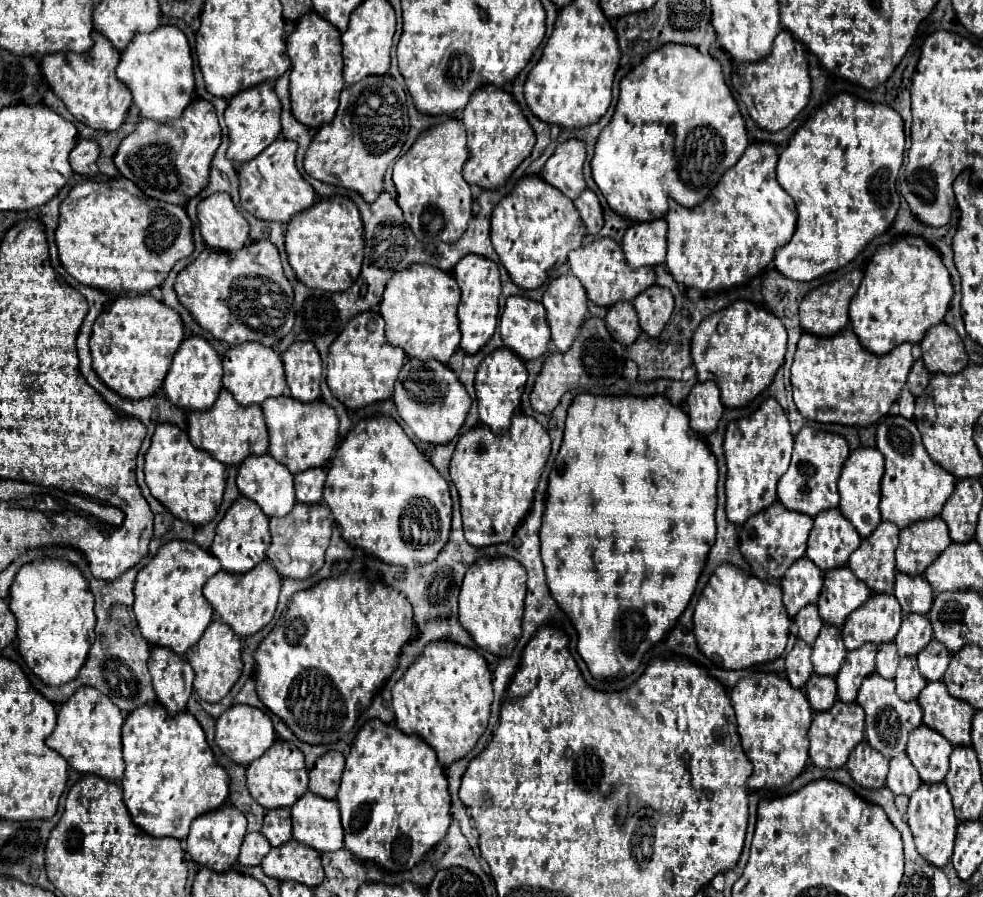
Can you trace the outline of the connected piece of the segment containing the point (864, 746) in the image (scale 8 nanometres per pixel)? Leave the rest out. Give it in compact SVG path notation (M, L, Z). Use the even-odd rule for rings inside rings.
M866 740L860 742L846 764L848 772L852 774L854 782L860 784L862 788L876 790L886 784L886 774L888 774L888 758L876 752Z

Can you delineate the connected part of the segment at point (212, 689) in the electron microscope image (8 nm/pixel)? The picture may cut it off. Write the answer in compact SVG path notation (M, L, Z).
M214 620L206 628L200 642L186 652L186 658L196 672L194 690L206 702L220 702L230 692L230 688L236 684L236 680L242 674L242 642L232 632L232 628L228 628L228 624L224 624L220 620Z

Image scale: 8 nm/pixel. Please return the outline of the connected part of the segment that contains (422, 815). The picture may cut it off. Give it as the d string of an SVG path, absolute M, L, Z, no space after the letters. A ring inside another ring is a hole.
M380 720L366 722L358 732L350 754L346 756L346 768L336 802L342 814L344 848L348 848L358 860L372 860L394 872L414 868L422 856L446 836L452 820L448 782L436 752L424 744L424 740L408 736L394 724L384 724Z

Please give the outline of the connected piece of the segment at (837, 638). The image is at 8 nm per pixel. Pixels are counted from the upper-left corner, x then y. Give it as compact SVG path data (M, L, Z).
M824 624L820 636L812 646L812 664L814 672L822 676L836 676L846 658L846 648L842 642L840 628Z

